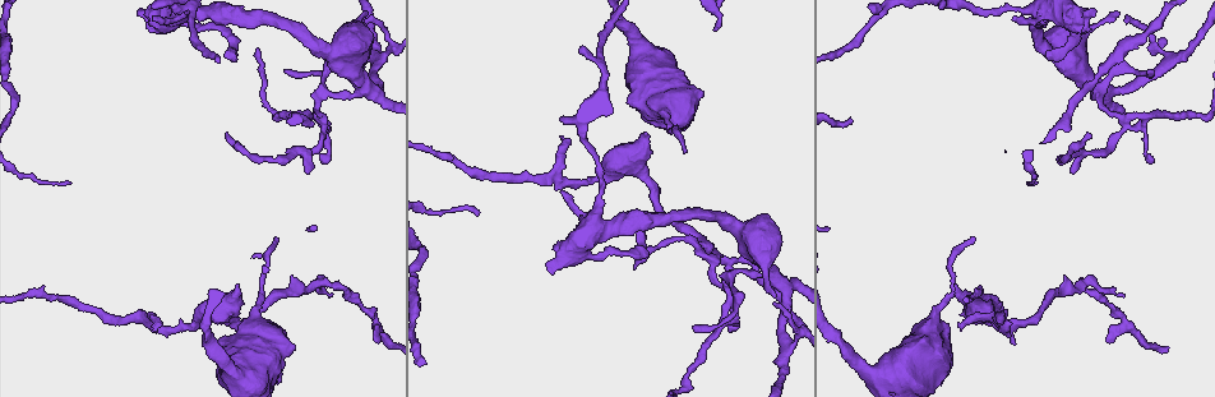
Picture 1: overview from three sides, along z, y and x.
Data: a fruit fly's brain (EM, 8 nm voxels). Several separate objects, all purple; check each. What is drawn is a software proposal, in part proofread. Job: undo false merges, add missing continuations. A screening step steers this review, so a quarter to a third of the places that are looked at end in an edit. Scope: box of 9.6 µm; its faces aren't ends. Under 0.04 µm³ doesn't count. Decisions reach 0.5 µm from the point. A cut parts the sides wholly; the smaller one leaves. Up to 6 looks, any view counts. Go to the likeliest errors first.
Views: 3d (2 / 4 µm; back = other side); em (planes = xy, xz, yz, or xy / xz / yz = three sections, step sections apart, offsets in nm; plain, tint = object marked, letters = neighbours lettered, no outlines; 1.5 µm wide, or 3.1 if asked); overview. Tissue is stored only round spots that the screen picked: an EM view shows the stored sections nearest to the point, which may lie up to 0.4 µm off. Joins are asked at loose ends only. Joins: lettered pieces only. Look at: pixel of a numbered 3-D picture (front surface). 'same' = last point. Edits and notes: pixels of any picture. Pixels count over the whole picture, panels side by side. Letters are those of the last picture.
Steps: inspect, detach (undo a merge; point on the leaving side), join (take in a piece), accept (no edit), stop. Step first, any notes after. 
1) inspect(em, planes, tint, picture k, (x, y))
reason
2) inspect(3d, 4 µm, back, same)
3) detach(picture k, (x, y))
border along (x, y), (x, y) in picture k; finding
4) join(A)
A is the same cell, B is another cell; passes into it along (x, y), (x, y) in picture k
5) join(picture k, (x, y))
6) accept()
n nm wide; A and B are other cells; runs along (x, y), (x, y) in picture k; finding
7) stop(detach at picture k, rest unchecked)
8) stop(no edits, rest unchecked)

inspect(3d, 4 µm, picture 1, (363, 85))
abrupt turn

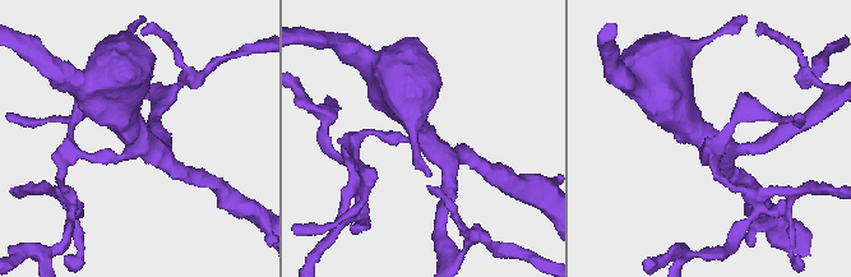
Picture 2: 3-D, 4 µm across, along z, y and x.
inspect(em, planes, letters, picture 2, (137, 142))
4 arms

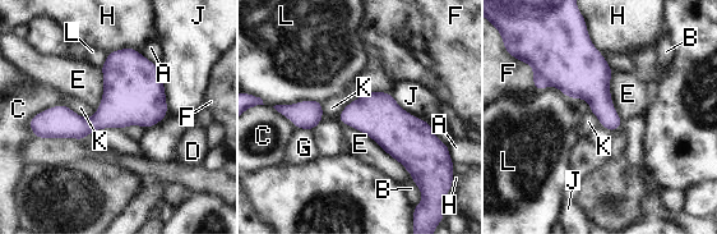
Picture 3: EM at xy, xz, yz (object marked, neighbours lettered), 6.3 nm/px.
accept()
200 nm wide; A, B, C, D, E, F, G, H, J, K and L are other cells; border along (342, 123), (365, 132), (413, 179) in picture 3; continuous, no second neuron

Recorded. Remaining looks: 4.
inspect(em, xz, step 8, letters, picture 1, (329, 295))
free end

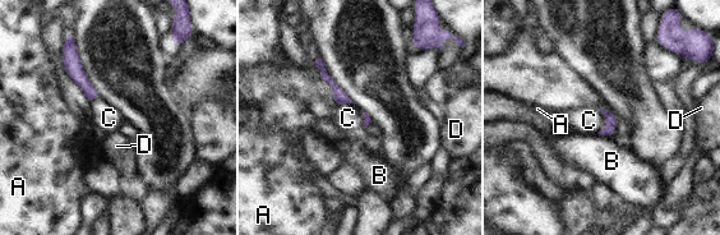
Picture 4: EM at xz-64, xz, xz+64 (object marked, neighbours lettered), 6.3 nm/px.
accept()
A, B, C and D are other cells; border along (600, 110), (605, 125), (596, 133) in picture 4; no lettered piece goes on from it

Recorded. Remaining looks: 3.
inspect(3d, 2 µm, picture 1, (1151, 163))
tapers out

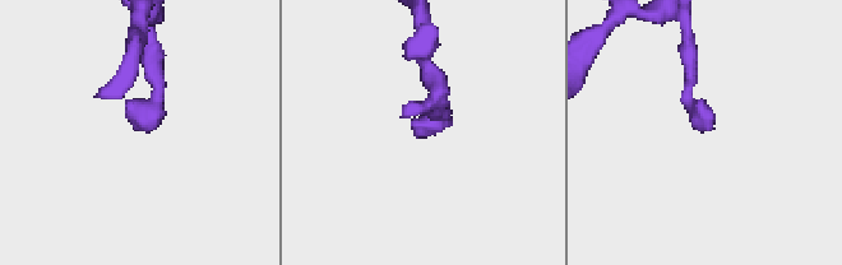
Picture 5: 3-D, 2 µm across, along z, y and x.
inspect(em, planes, letters, picture 5, (428, 130))
now the EM

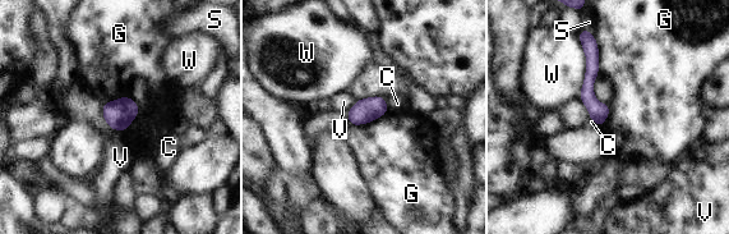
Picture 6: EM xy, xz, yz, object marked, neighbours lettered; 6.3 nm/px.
accept()
C, G, S, V and W are other cells; border along (594, 35), (598, 42), (599, 76) in picture 6; none of them fits

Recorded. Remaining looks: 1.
stop(no edits, rest unchecked)

